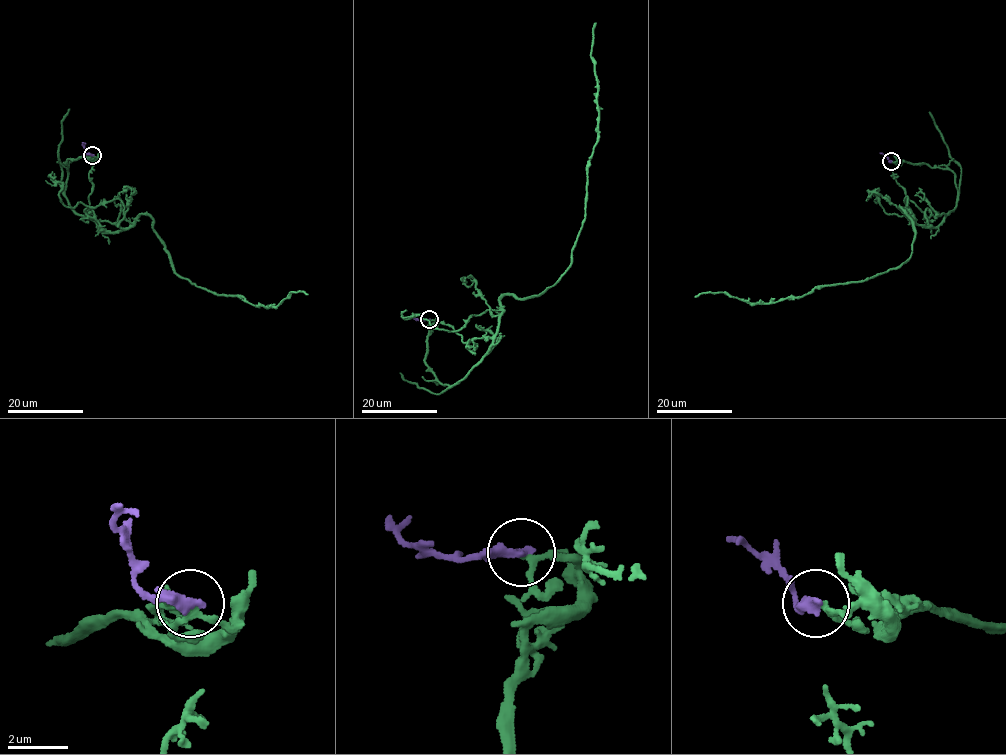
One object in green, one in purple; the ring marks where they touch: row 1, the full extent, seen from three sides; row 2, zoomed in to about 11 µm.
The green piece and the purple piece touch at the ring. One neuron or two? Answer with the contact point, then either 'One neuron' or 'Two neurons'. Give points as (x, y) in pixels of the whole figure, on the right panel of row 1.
Place: (891, 161). Two neurons

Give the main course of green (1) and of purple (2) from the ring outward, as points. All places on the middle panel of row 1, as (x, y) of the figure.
1: (428, 320), (425, 364), (453, 385), (493, 342), (500, 299), (540, 294), (569, 265), (596, 142), (595, 22)
2: (428, 319), (421, 320), (414, 315)

